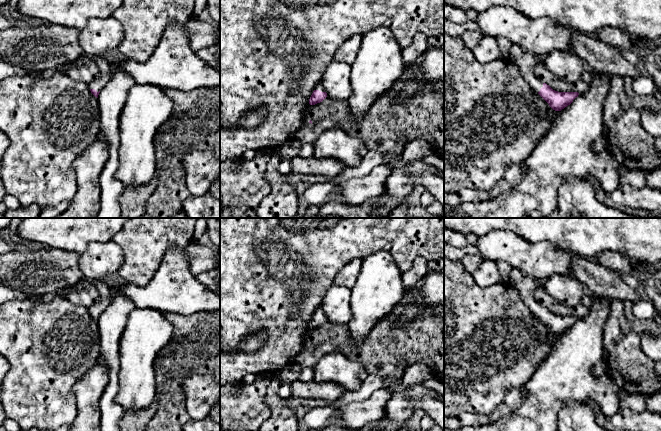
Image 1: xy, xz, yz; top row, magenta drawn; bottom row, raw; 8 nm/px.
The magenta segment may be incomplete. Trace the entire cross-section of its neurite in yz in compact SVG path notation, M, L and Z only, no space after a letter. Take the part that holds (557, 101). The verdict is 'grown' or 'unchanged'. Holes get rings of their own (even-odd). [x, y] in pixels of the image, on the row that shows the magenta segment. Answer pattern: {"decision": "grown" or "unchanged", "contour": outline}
{"decision": "grown", "contour": "M511 45L508 60L518 66L525 81L549 104L553 110L561 111L578 97L578 92L558 92L538 79L534 74L534 68L541 61L541 58L523 51L519 45Z"}

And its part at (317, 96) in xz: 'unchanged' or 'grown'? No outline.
grown

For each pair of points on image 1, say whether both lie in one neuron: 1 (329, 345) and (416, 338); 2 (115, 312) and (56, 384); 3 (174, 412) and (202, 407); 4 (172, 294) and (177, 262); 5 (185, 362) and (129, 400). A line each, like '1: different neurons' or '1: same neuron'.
1: same neuron
2: different neurons
3: different neurons
4: same neuron
5: different neurons

